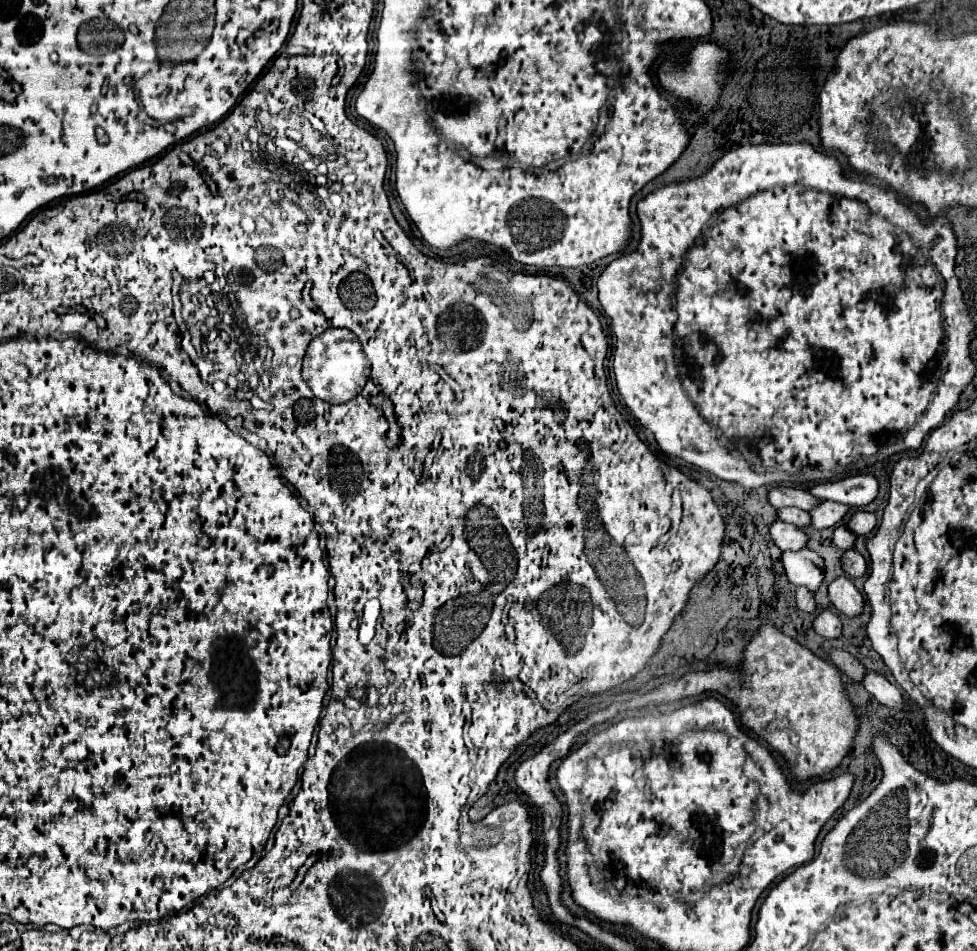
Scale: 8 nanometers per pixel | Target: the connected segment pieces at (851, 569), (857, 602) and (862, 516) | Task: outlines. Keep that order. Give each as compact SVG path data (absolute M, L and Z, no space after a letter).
M856 548L846 550L844 556L842 556L842 570L848 576L852 576L852 578L862 576L866 572L866 560L864 560L864 556Z
M838 576L832 580L832 584L828 586L828 594L830 594L830 602L846 616L856 616L862 612L862 604L864 598L858 592L858 588L854 586L854 582L848 576Z
M854 512L848 516L846 524L854 534L870 534L872 528L876 526L876 516L872 512Z

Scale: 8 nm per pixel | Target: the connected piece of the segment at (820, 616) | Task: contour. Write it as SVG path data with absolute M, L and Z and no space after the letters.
M822 608L816 614L816 618L812 620L812 628L824 638L838 638L842 634L842 622L830 608Z

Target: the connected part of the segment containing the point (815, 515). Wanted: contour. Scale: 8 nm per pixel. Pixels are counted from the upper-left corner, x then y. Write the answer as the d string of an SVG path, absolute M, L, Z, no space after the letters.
M822 500L820 504L816 504L816 508L812 508L810 514L810 526L812 528L828 528L828 526L836 526L840 524L846 516L848 516L850 508L838 502L830 502L830 500Z

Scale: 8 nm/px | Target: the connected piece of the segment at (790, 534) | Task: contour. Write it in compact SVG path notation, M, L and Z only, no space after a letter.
M774 520L770 524L770 536L772 536L774 544L780 550L798 550L798 548L804 548L806 540L808 540L808 536L802 530L798 530L794 524L786 524L782 520Z

